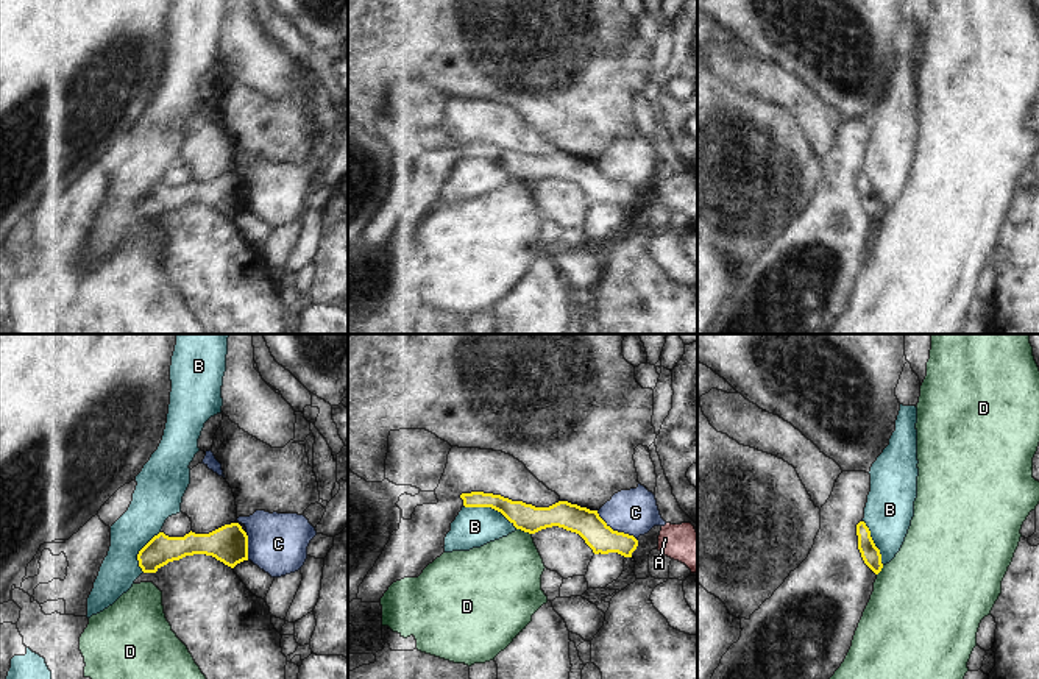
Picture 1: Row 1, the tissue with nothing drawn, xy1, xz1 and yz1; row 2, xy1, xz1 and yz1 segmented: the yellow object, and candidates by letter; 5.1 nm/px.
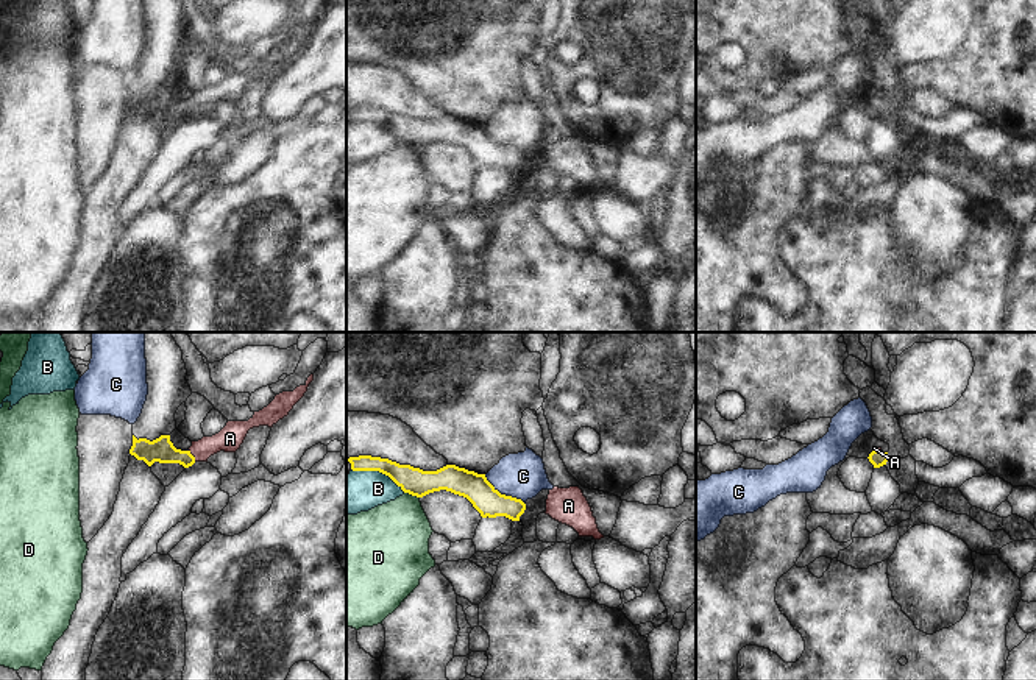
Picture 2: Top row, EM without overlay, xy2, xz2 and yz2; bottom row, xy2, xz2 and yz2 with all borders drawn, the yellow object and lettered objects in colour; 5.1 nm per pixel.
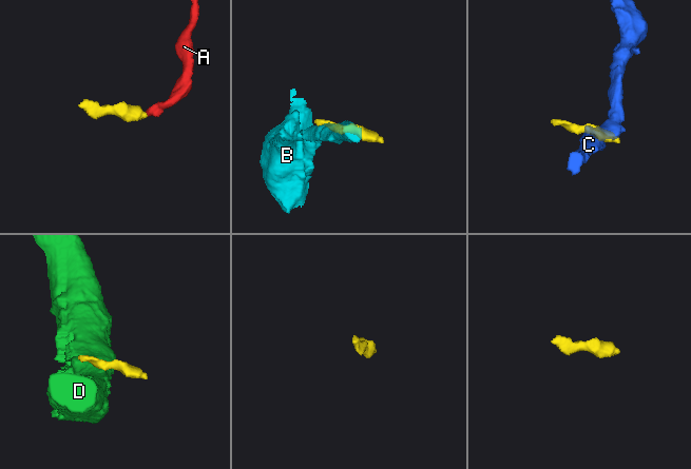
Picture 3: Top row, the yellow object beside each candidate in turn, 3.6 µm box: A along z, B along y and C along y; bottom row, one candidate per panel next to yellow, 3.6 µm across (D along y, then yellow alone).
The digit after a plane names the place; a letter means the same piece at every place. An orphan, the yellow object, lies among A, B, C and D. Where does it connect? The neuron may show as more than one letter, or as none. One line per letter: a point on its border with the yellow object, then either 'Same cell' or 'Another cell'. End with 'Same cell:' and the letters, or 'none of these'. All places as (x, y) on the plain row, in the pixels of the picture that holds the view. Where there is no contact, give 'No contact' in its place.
A: Touches yellow at xy2 (192, 106). Same cell
B: Touches yellow at xz1 (490, 156). Another cell
C: Touches yellow at xz1 (617, 181). Another cell
D: Touches yellow at xz1 (524, 181). Another cell
Same cell: A

